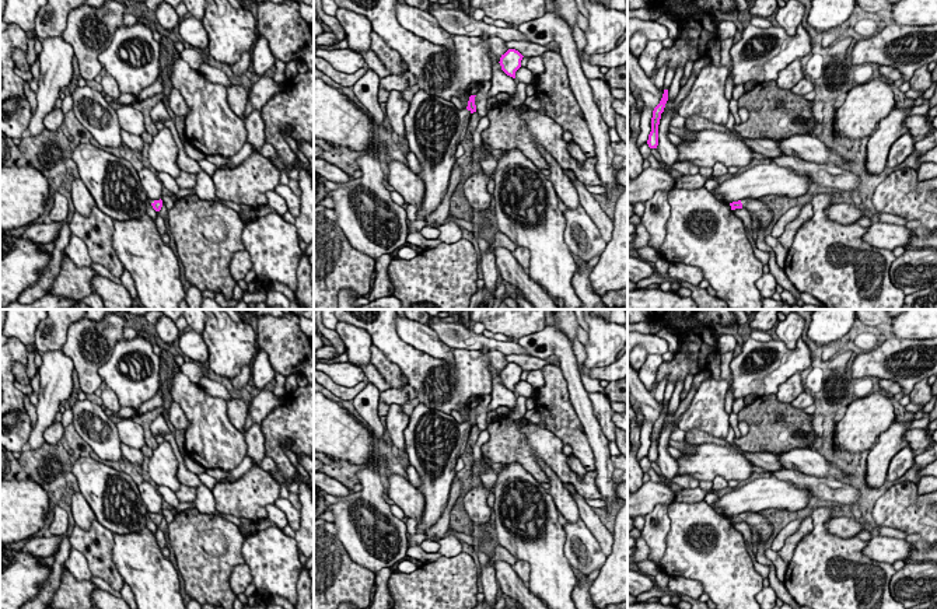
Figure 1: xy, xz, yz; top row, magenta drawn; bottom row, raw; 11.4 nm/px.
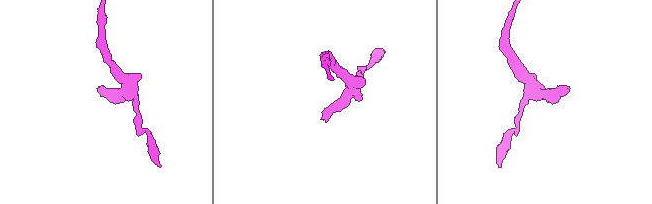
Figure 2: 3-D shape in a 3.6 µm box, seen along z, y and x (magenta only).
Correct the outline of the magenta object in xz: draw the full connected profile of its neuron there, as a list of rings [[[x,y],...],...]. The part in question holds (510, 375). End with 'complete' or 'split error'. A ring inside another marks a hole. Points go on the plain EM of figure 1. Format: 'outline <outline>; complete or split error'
outline [[[508,363],[504,368],[501,368],[500,371],[500,379],[501,379],[501,384],[515,392],[515,385],[521,381],[521,374],[522,374],[522,368],[515,364],[515,363]]]; complete

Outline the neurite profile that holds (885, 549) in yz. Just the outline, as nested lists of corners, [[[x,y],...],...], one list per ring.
[[[874,535],[863,553],[875,561],[894,564],[898,560],[909,561],[913,547],[905,539]]]

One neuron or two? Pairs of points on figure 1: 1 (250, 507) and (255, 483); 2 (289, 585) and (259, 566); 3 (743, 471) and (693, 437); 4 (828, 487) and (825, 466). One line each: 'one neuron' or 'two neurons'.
1: one neuron
2: one neuron
3: two neurons
4: two neurons

